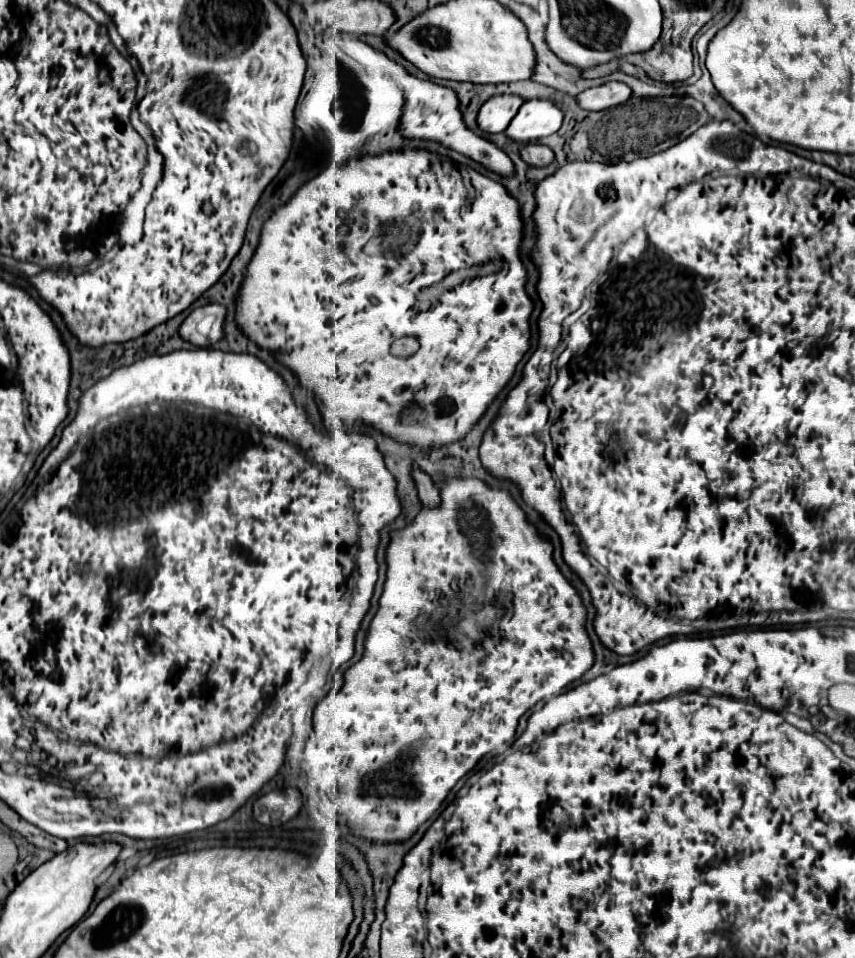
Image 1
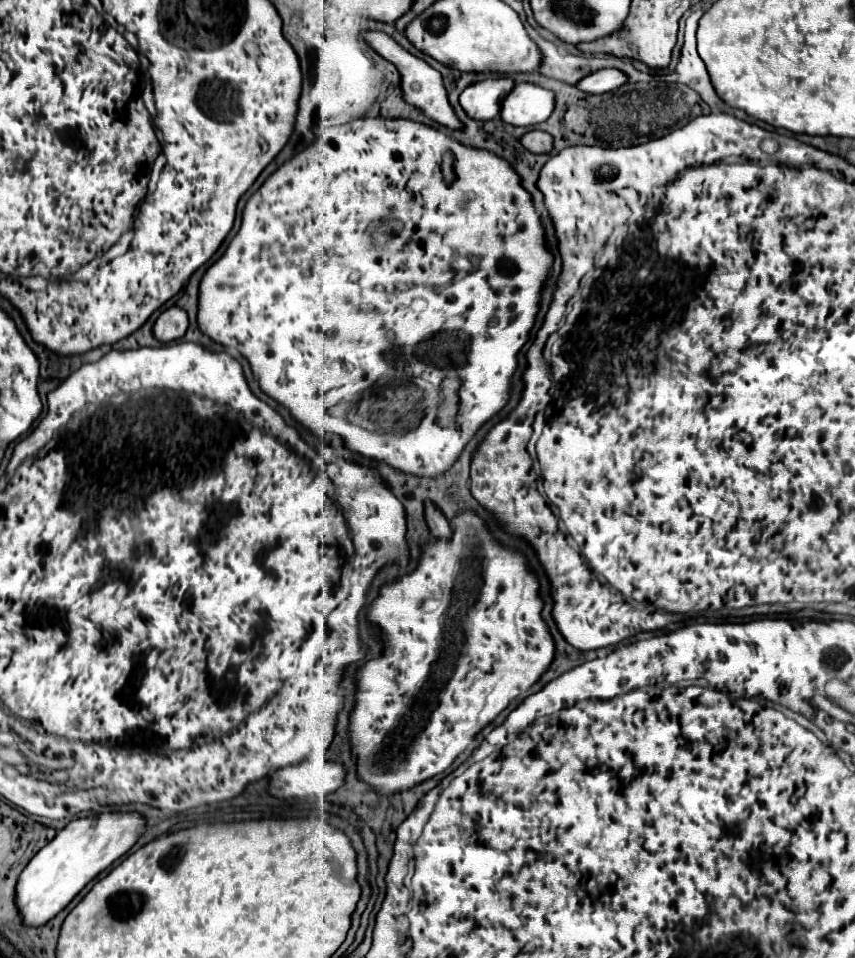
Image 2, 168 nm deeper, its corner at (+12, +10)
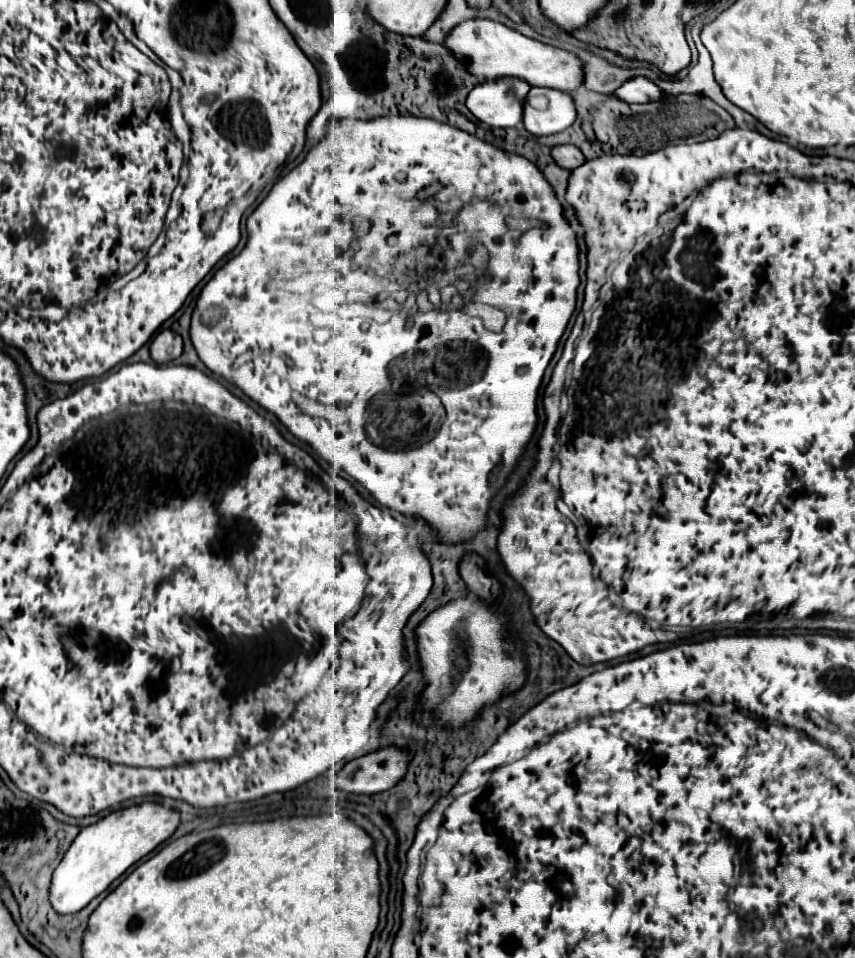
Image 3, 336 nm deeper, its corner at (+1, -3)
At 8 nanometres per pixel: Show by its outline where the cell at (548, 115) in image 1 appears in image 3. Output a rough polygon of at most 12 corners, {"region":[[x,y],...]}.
{"region":[[532,88],[528,98],[548,98],[548,108],[524,104],[530,134],[550,136],[574,124],[568,92]]}

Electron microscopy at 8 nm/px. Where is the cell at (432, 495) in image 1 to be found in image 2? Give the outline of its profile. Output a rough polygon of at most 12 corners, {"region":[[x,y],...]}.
{"region":[[425,501],[425,521],[433,537],[451,537],[445,515]]}

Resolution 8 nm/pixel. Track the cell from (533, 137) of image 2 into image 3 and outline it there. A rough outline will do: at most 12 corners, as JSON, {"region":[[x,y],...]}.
{"region":[[572,144],[554,146],[552,156],[566,170],[586,162]]}

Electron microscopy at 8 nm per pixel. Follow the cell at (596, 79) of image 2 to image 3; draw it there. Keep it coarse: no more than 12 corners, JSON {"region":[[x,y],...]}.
{"region":[[644,76],[628,80],[614,94],[624,102],[654,102],[664,92]]}

